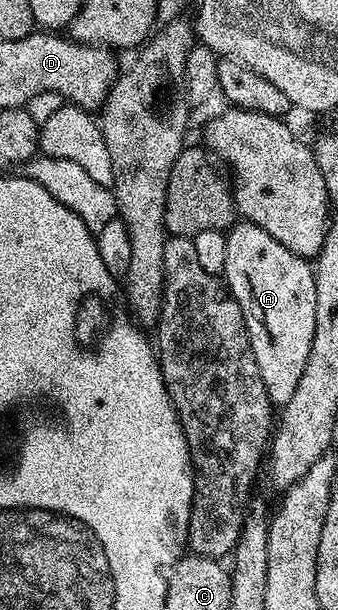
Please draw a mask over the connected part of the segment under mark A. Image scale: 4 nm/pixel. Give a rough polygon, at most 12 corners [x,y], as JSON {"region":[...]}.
{"region":[[254,222],[223,281],[274,407],[315,336],[314,267]]}

